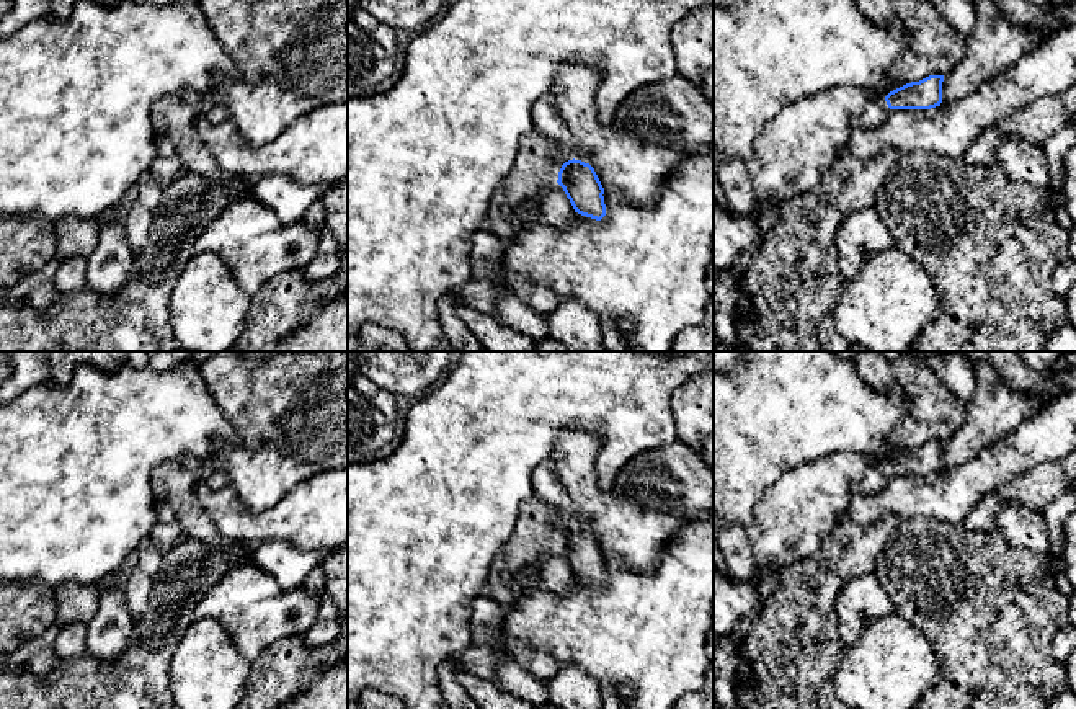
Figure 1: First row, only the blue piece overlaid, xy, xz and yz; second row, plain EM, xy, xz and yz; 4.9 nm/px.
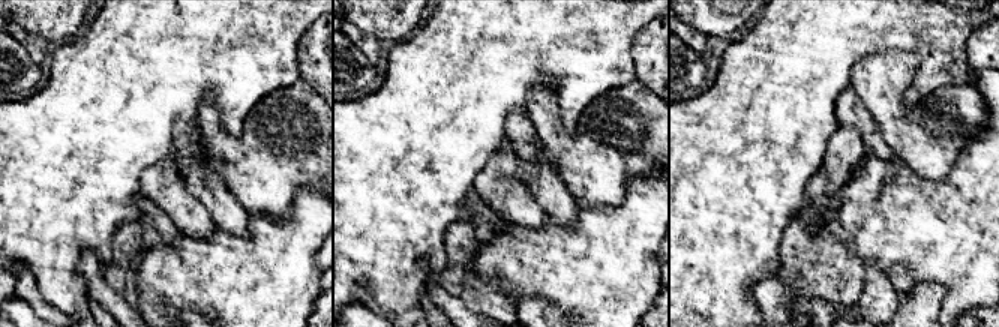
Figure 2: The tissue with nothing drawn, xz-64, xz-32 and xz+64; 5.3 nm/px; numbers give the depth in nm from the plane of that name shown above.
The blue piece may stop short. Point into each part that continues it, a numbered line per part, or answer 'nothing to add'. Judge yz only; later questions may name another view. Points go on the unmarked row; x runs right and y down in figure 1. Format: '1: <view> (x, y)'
1: yz (874, 479)

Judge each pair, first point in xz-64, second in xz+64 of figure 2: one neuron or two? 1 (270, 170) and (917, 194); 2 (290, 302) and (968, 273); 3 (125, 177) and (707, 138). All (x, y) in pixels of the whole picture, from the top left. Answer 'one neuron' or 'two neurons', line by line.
1: two neurons
2: one neuron
3: one neuron

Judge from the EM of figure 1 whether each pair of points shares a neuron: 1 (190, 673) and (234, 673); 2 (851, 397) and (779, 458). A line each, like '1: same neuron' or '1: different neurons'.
1: same neuron
2: same neuron

